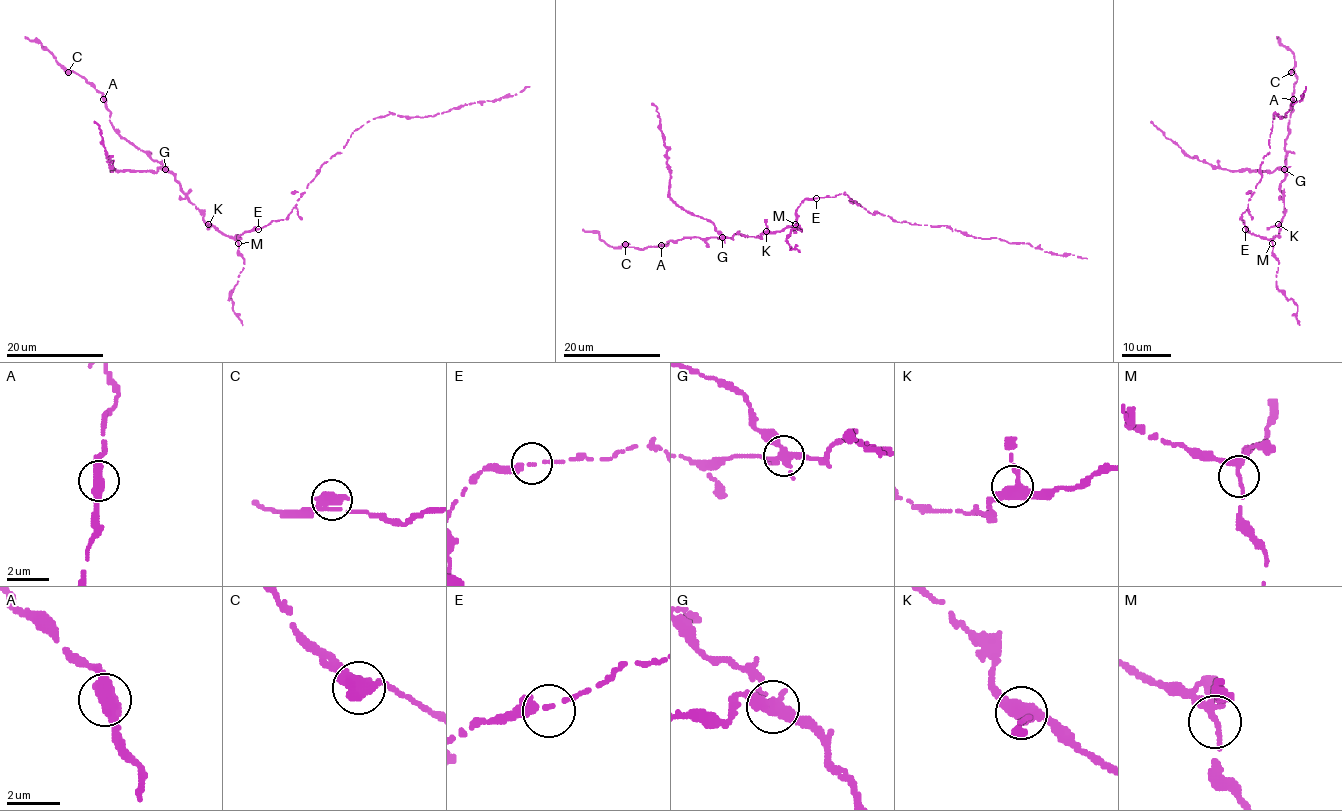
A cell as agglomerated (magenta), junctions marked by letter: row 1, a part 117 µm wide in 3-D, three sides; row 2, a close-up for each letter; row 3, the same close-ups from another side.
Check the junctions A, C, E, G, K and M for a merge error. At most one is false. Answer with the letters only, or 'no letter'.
G

